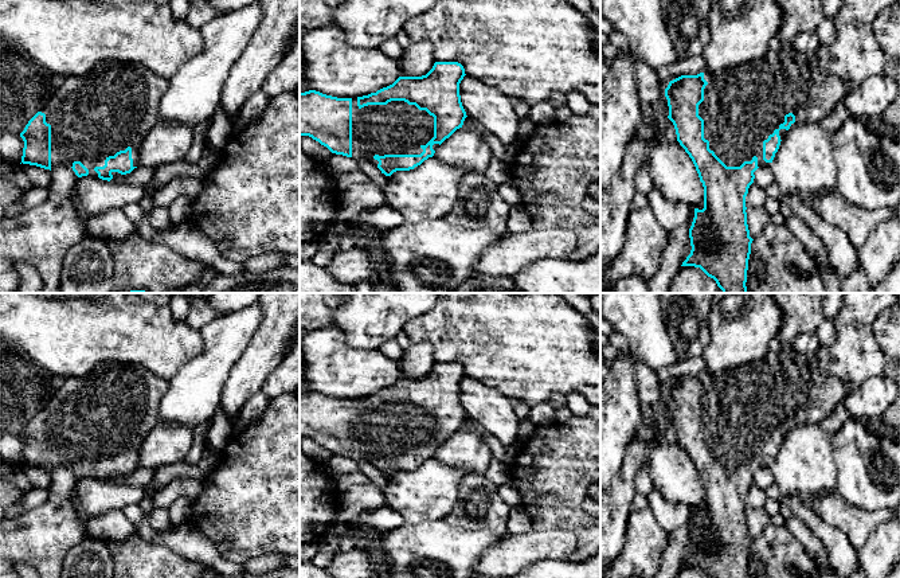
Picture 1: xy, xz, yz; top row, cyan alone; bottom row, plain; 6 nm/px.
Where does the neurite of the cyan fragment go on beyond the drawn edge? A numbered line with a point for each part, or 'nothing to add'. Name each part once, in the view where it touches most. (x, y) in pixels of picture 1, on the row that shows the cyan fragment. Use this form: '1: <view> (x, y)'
1: xz (396, 128)

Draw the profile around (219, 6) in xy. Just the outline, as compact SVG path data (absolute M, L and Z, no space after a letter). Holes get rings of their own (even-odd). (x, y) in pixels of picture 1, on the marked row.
M206 0L218 13L224 13L231 9L257 3L258 0Z

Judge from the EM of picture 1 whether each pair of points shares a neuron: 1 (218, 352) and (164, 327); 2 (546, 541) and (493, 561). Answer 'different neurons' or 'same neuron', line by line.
1: different neurons
2: same neuron

